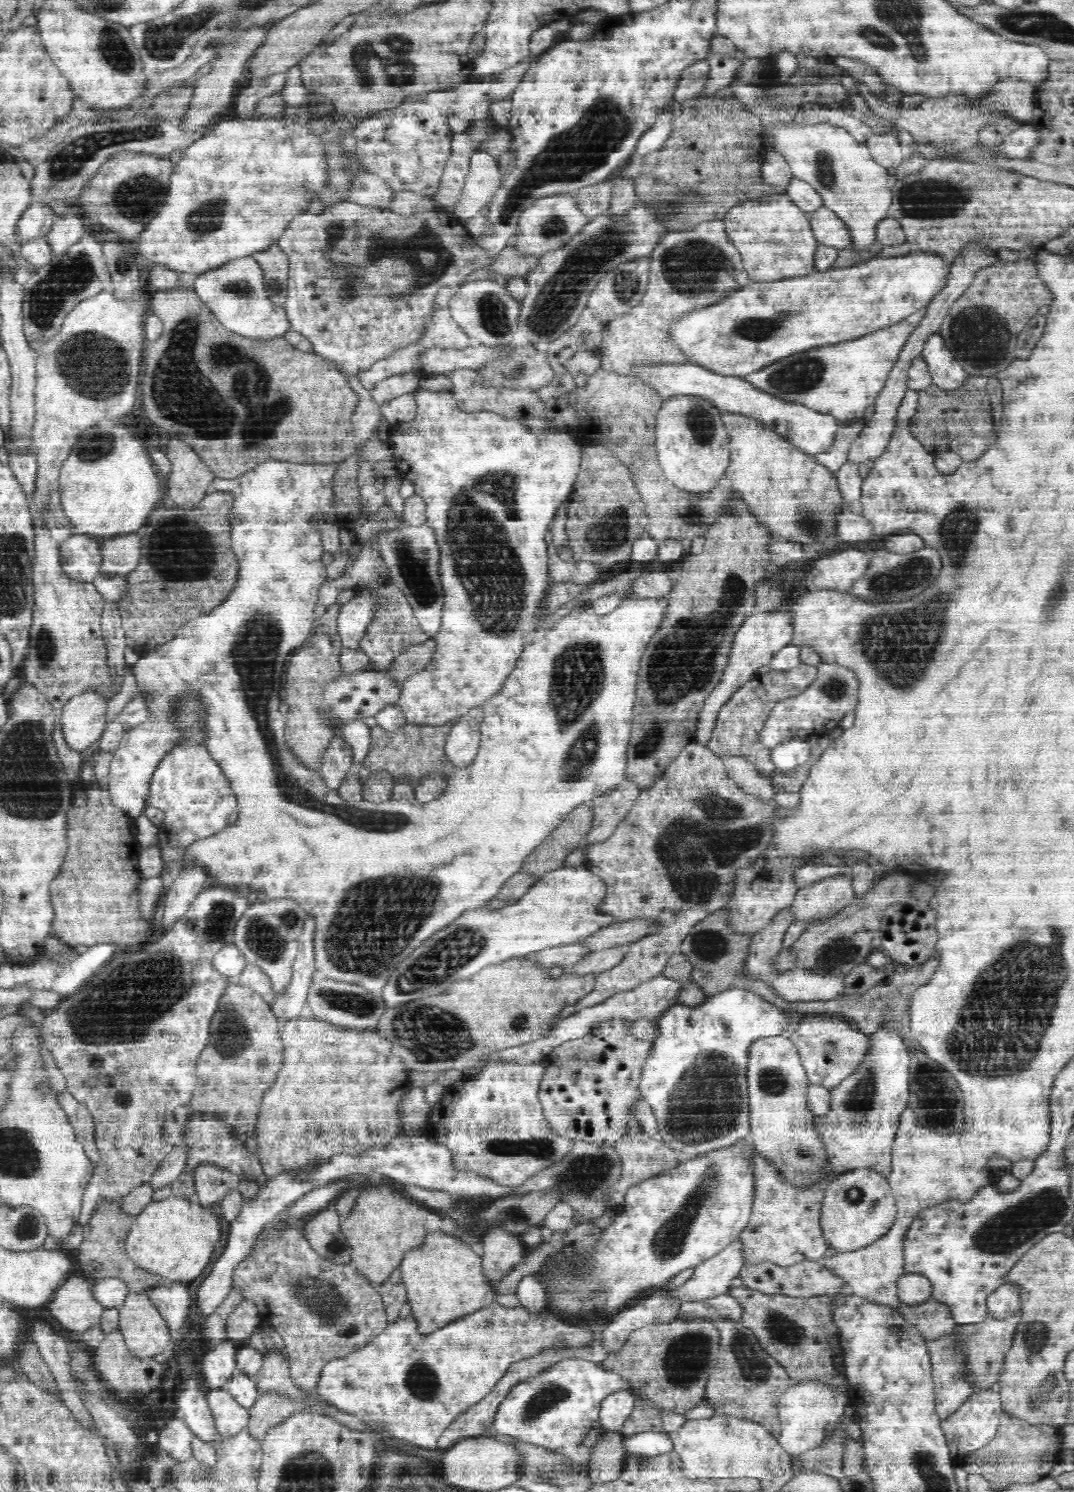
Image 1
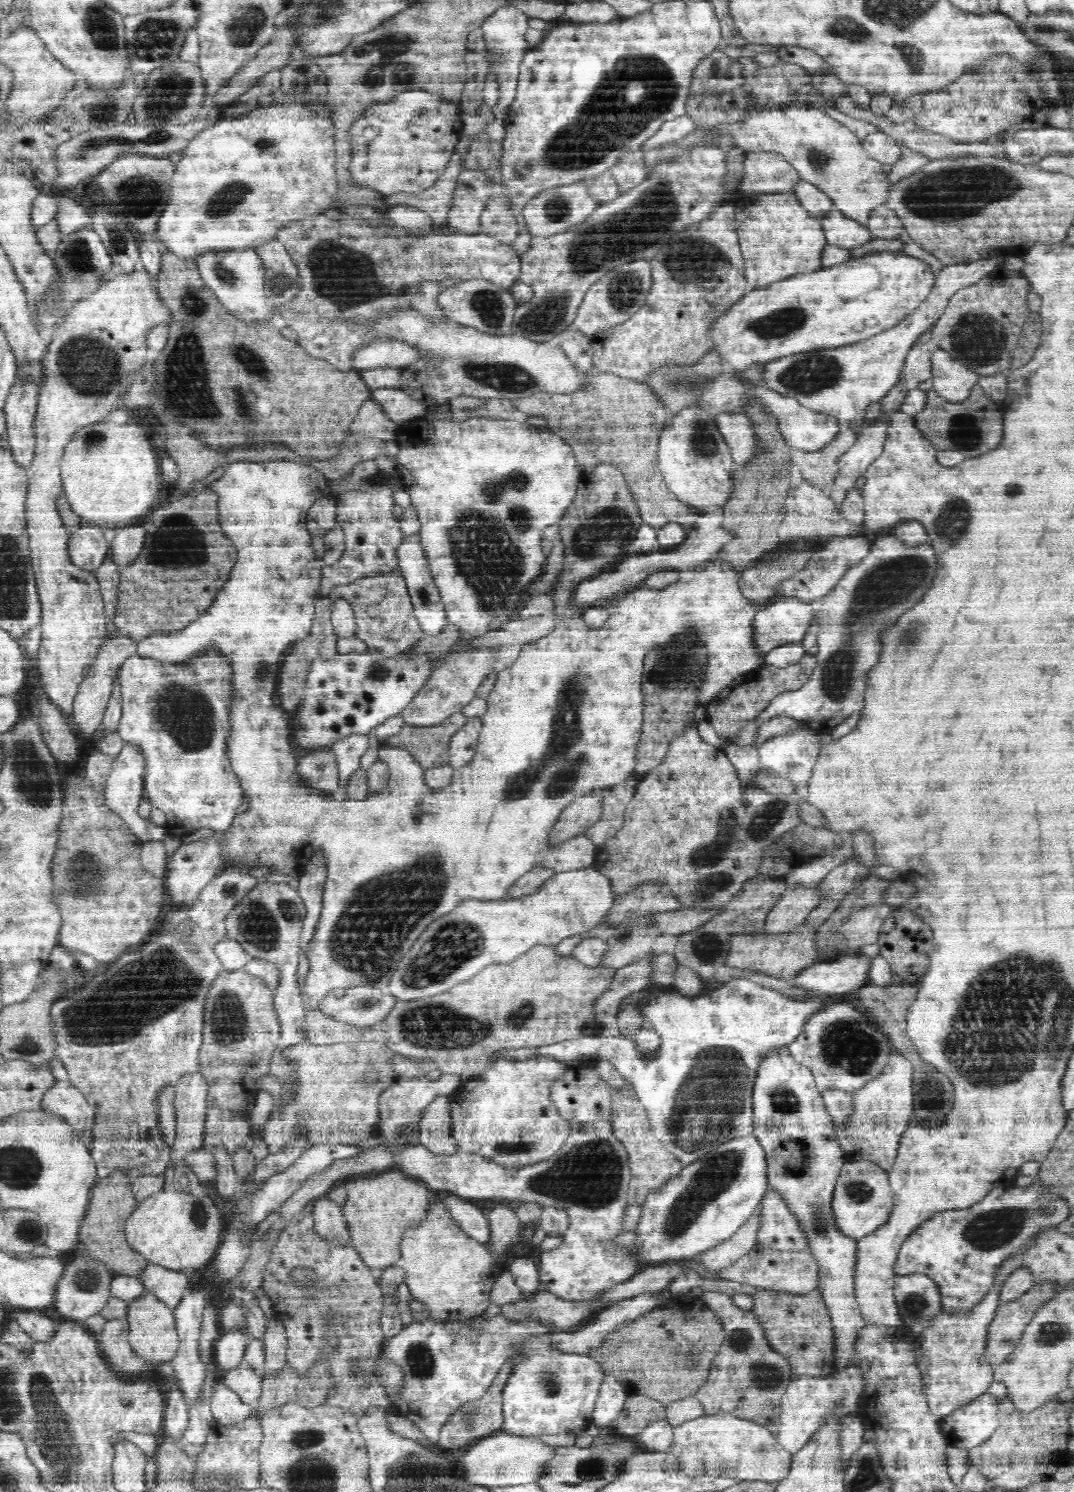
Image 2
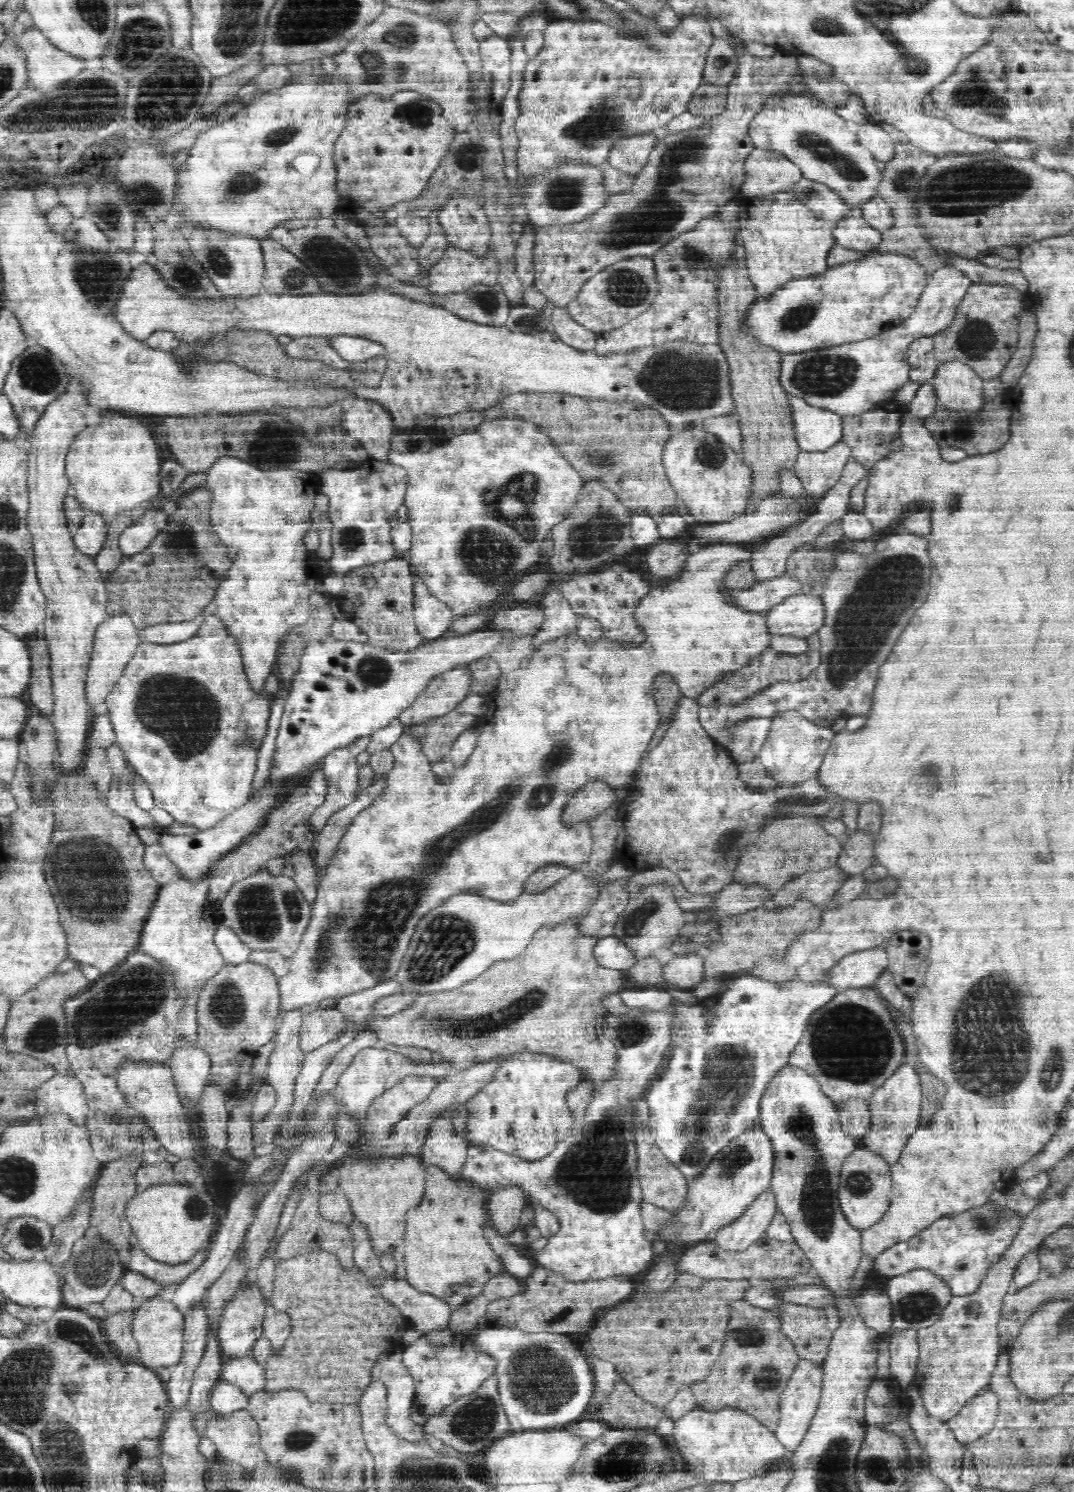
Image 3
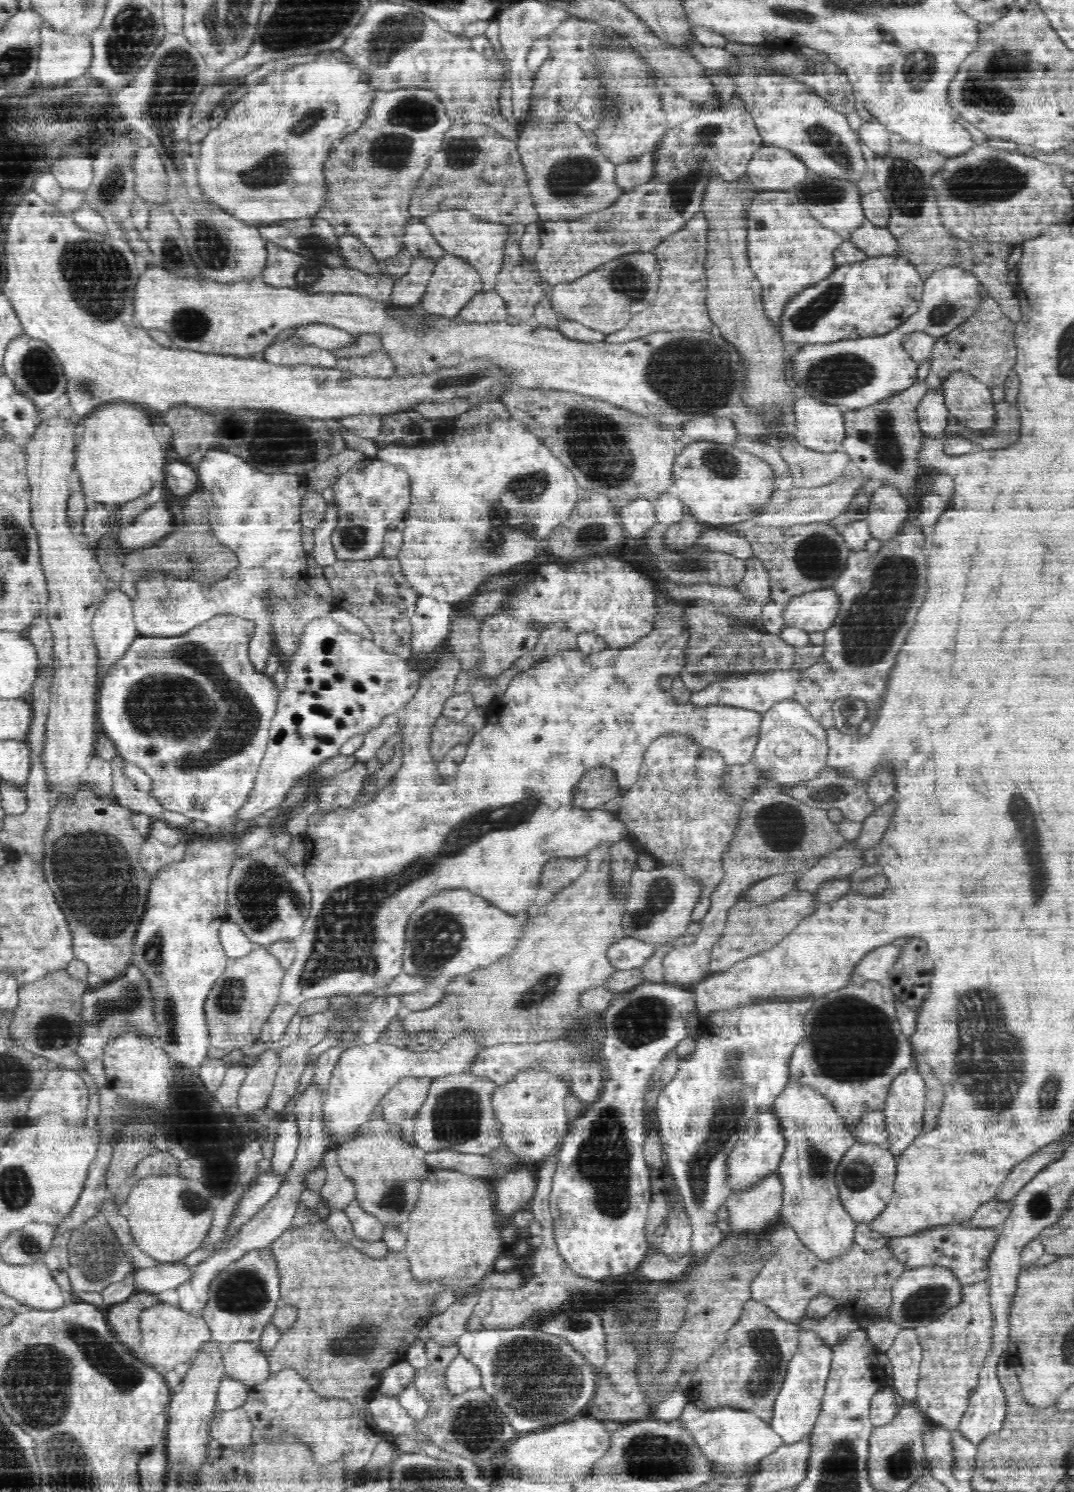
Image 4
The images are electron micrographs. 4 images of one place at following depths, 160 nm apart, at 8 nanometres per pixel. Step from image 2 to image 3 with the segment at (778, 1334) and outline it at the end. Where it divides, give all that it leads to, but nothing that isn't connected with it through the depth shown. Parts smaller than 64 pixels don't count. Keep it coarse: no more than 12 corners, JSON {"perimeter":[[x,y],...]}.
{"perimeter":[[836,1306],[776,1311],[796,1352],[823,1362],[843,1322]]}

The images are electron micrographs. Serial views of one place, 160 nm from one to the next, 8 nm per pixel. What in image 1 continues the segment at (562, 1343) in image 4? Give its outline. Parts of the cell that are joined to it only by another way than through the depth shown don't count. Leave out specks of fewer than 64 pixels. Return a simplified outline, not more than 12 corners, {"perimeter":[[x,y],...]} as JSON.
{"perimeter":[[579,1357],[510,1389],[493,1433],[587,1464],[619,1374]]}

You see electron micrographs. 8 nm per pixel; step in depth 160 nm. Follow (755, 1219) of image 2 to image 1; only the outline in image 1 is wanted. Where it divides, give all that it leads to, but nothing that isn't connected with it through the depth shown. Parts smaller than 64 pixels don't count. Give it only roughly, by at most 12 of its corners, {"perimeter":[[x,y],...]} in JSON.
{"perimeter":[[739,1236],[672,1293],[683,1302],[728,1293],[744,1262]]}

